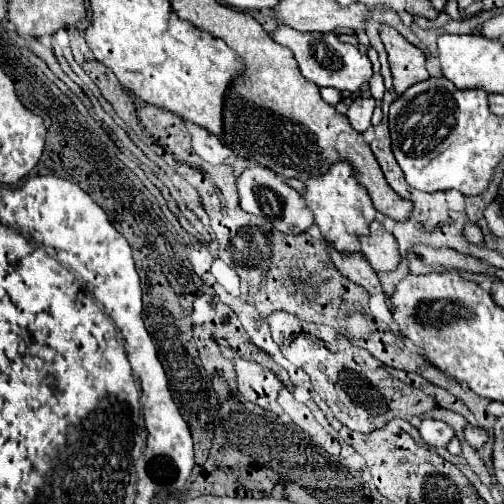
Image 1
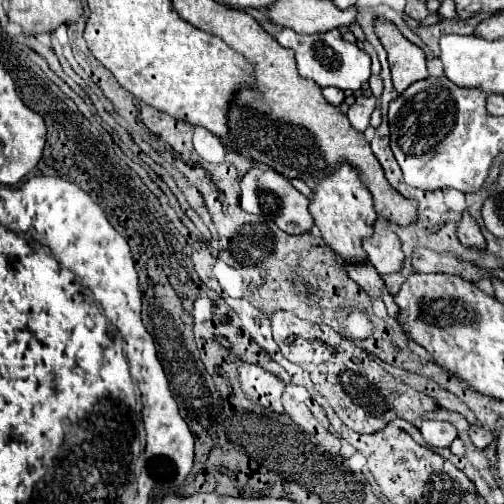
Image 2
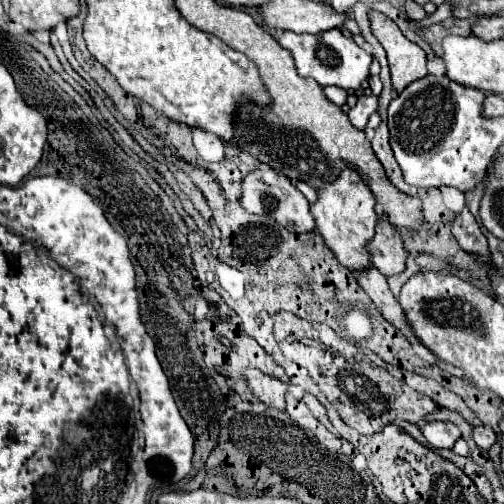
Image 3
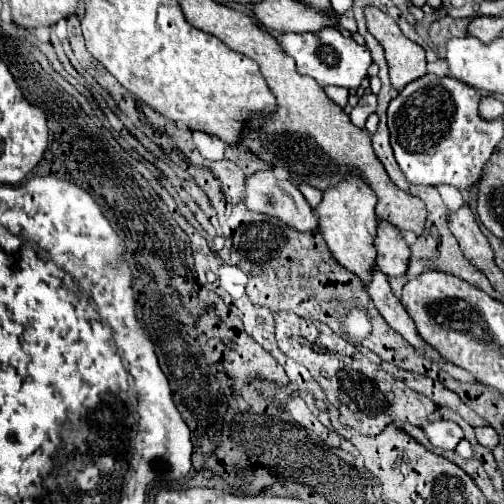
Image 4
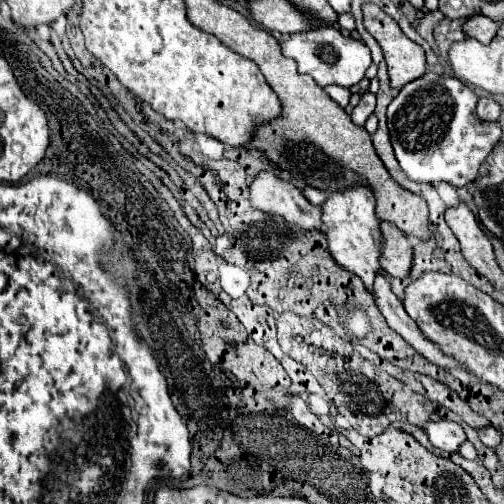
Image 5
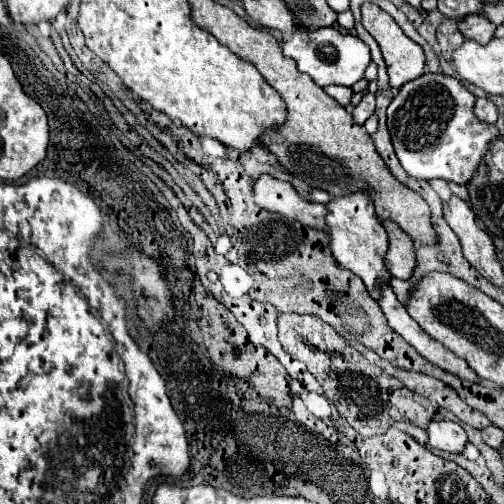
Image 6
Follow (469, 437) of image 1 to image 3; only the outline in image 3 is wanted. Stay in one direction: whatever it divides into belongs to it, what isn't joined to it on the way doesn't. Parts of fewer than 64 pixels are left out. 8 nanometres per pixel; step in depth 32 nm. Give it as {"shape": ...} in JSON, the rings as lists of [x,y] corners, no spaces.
{"shape":[[[476,426],[476,428],[474,428],[474,442],[476,442],[480,448],[488,450],[488,448],[496,442],[496,432],[494,432],[492,428],[488,428],[488,426]]]}

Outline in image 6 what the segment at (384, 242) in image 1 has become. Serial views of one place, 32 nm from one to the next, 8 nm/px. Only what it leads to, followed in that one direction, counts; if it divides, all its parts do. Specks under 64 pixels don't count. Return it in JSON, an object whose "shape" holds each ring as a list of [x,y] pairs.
{"shape":[[[392,220],[382,222],[388,236],[390,236],[390,250],[386,254],[386,264],[392,276],[400,280],[410,280],[416,268],[416,250],[412,238]]]}

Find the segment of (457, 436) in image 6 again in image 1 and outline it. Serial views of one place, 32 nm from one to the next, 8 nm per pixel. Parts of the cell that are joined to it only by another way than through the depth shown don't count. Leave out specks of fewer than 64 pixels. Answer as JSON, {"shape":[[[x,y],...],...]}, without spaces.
{"shape":[[[424,418],[420,424],[418,424],[418,430],[420,430],[420,436],[422,440],[430,446],[430,448],[440,448],[440,446],[448,446],[448,442],[456,436],[454,428],[446,422],[440,422],[440,420],[430,420],[430,418]]]}

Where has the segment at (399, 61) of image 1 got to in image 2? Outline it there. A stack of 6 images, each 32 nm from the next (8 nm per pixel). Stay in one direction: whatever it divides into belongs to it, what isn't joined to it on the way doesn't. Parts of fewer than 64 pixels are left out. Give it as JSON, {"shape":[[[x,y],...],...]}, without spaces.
{"shape":[[[376,18],[374,32],[388,52],[392,84],[398,94],[404,92],[410,84],[424,80],[428,76],[424,52],[416,44],[406,40],[392,22],[384,18]]]}

